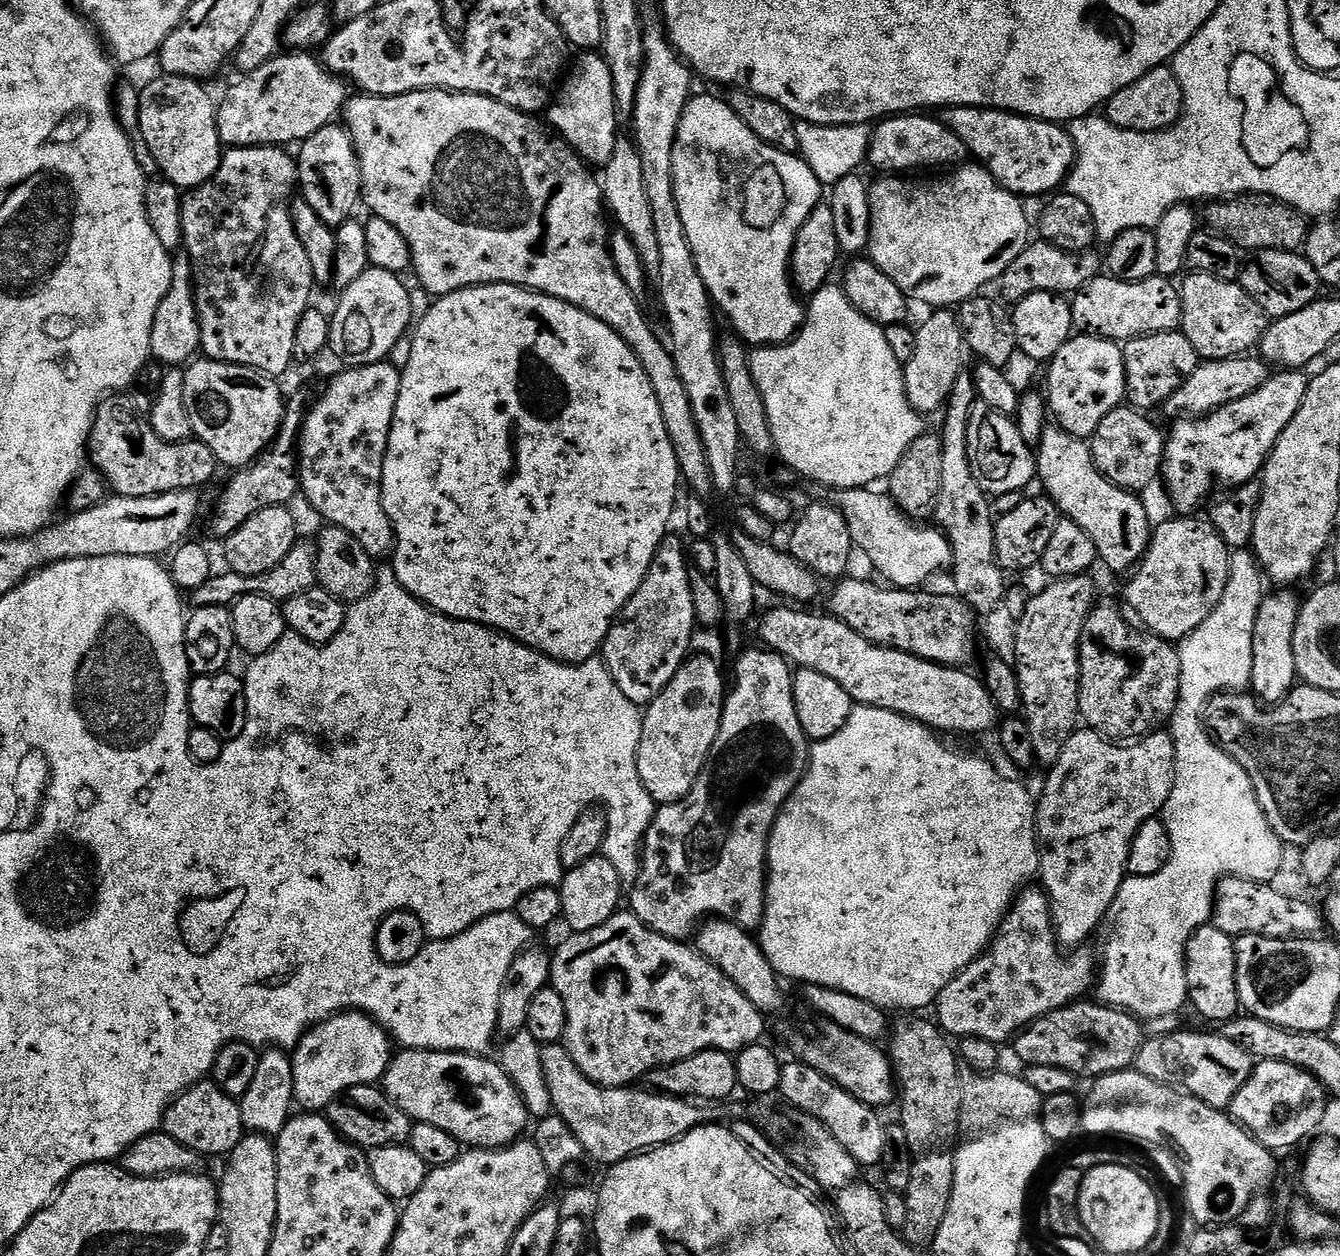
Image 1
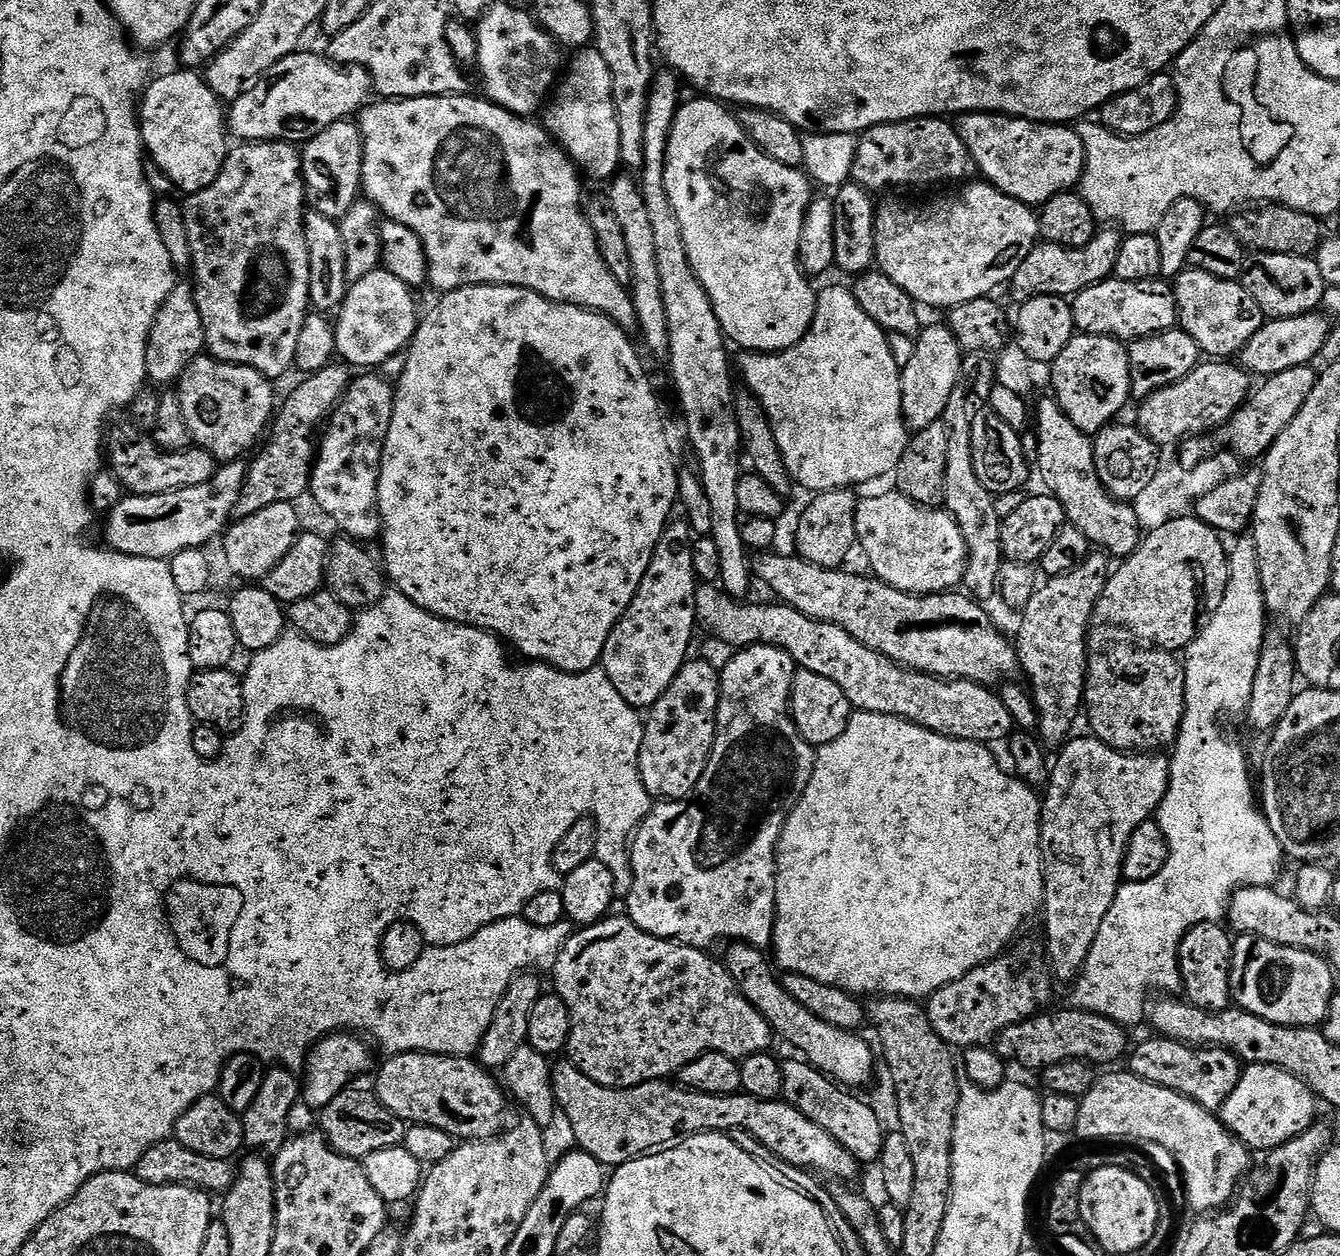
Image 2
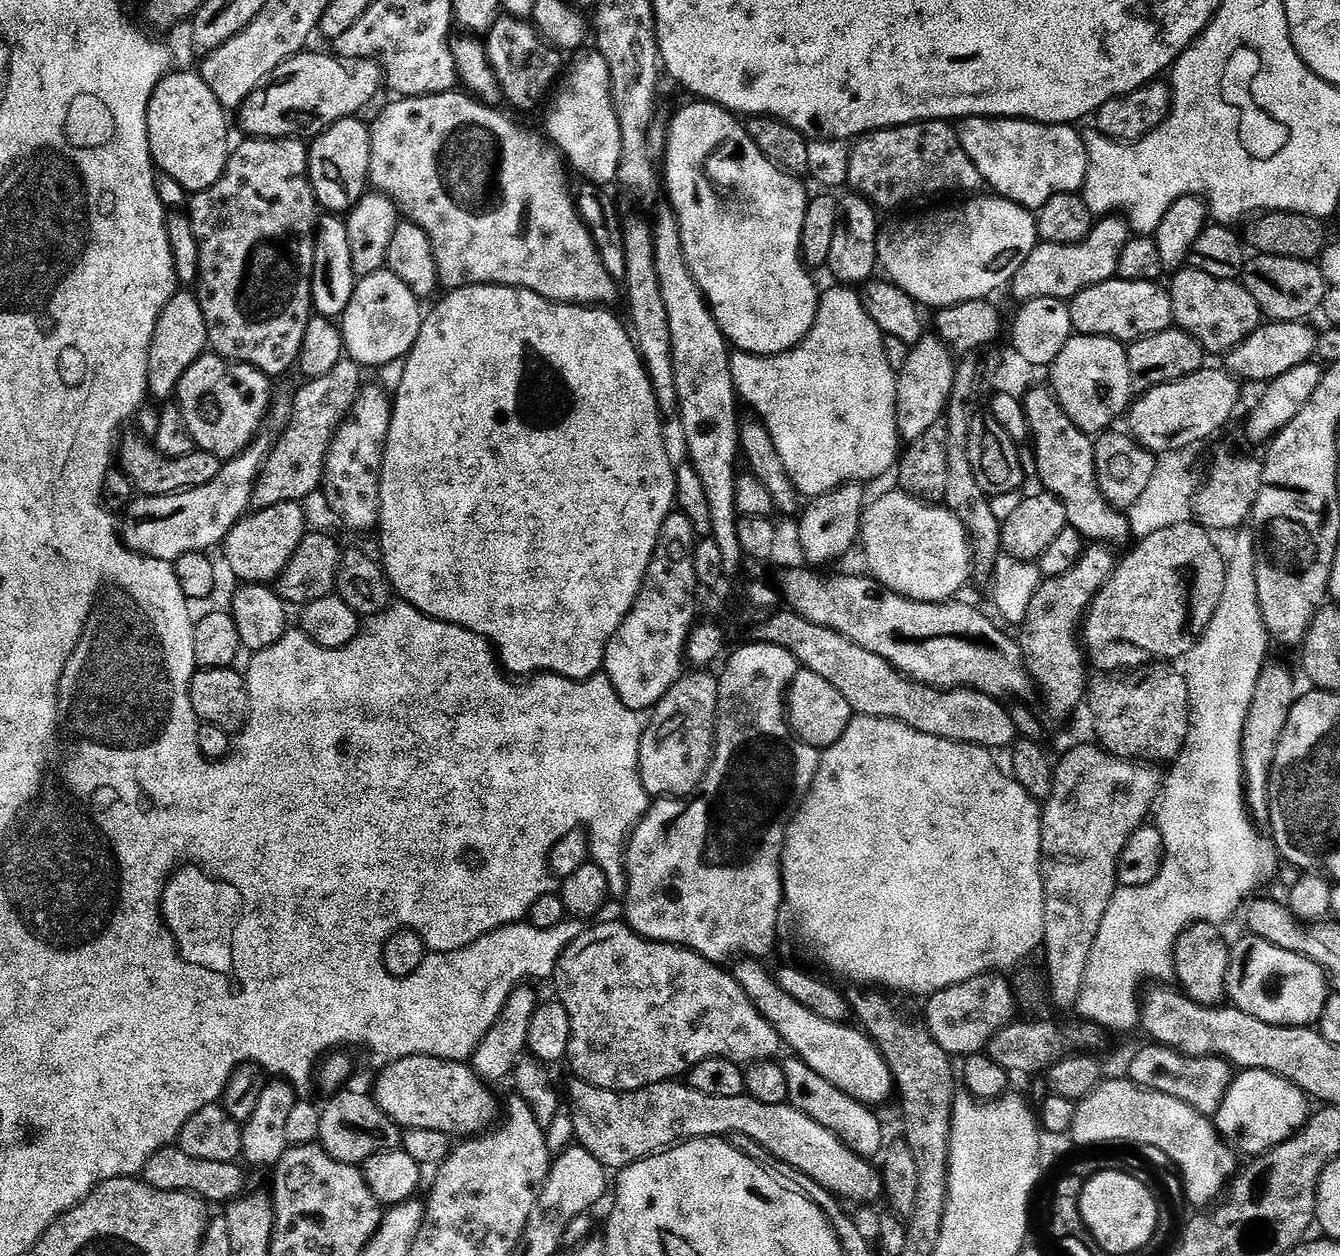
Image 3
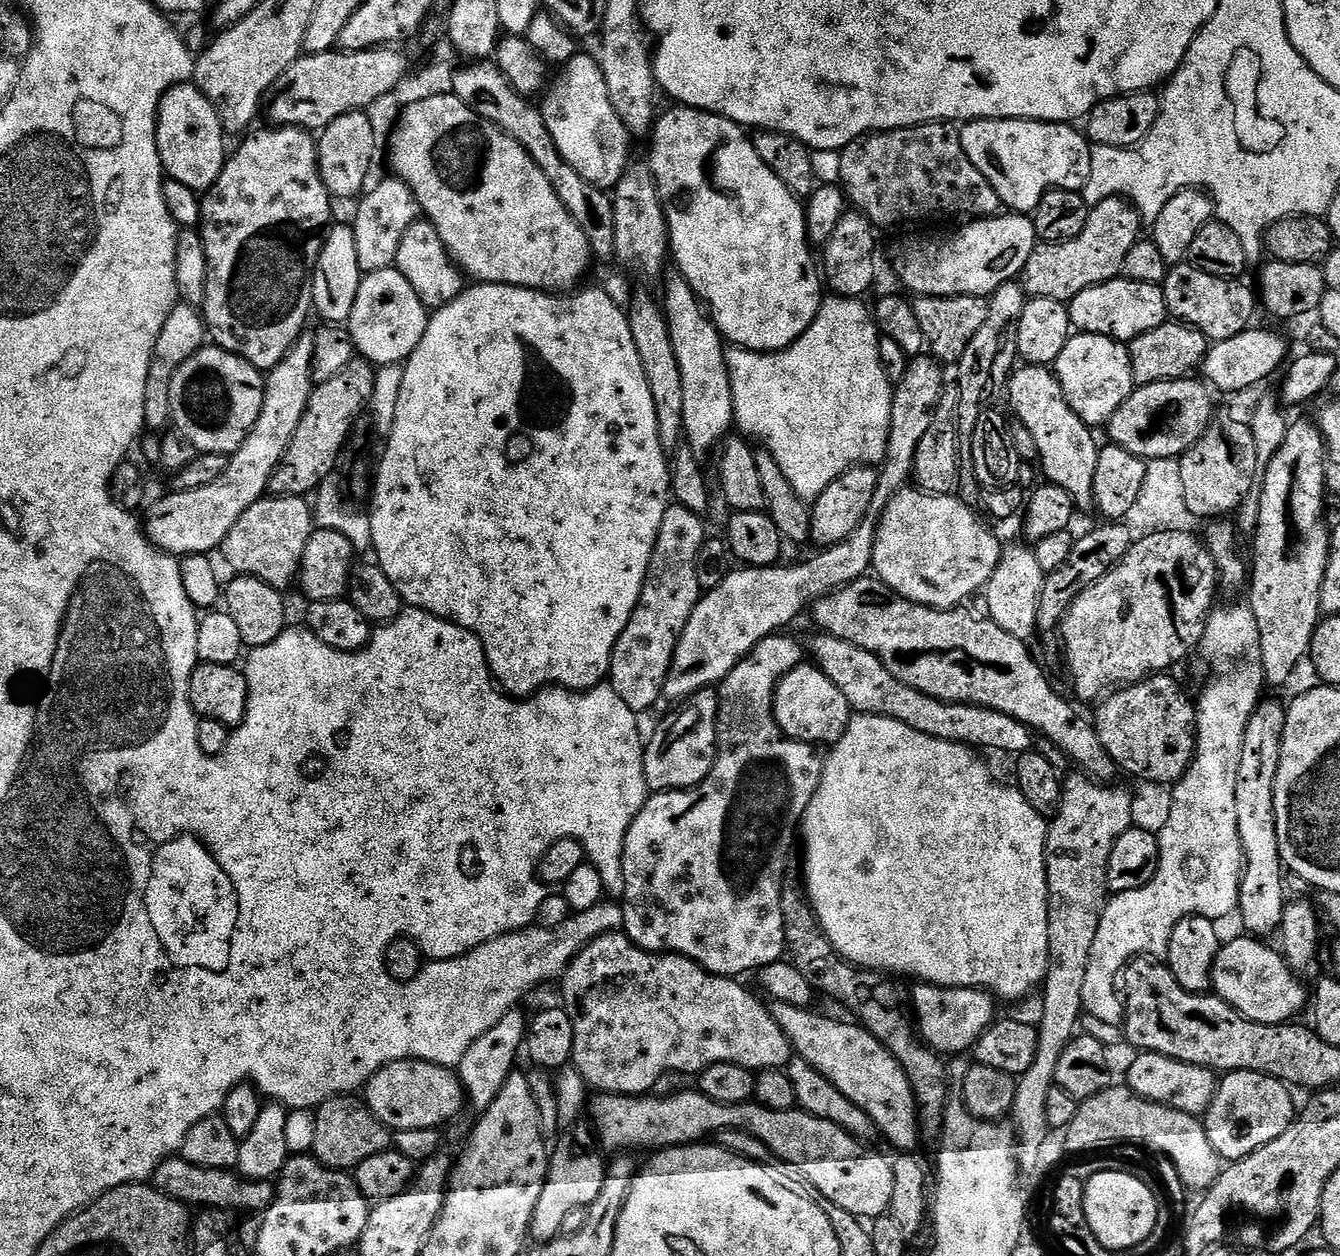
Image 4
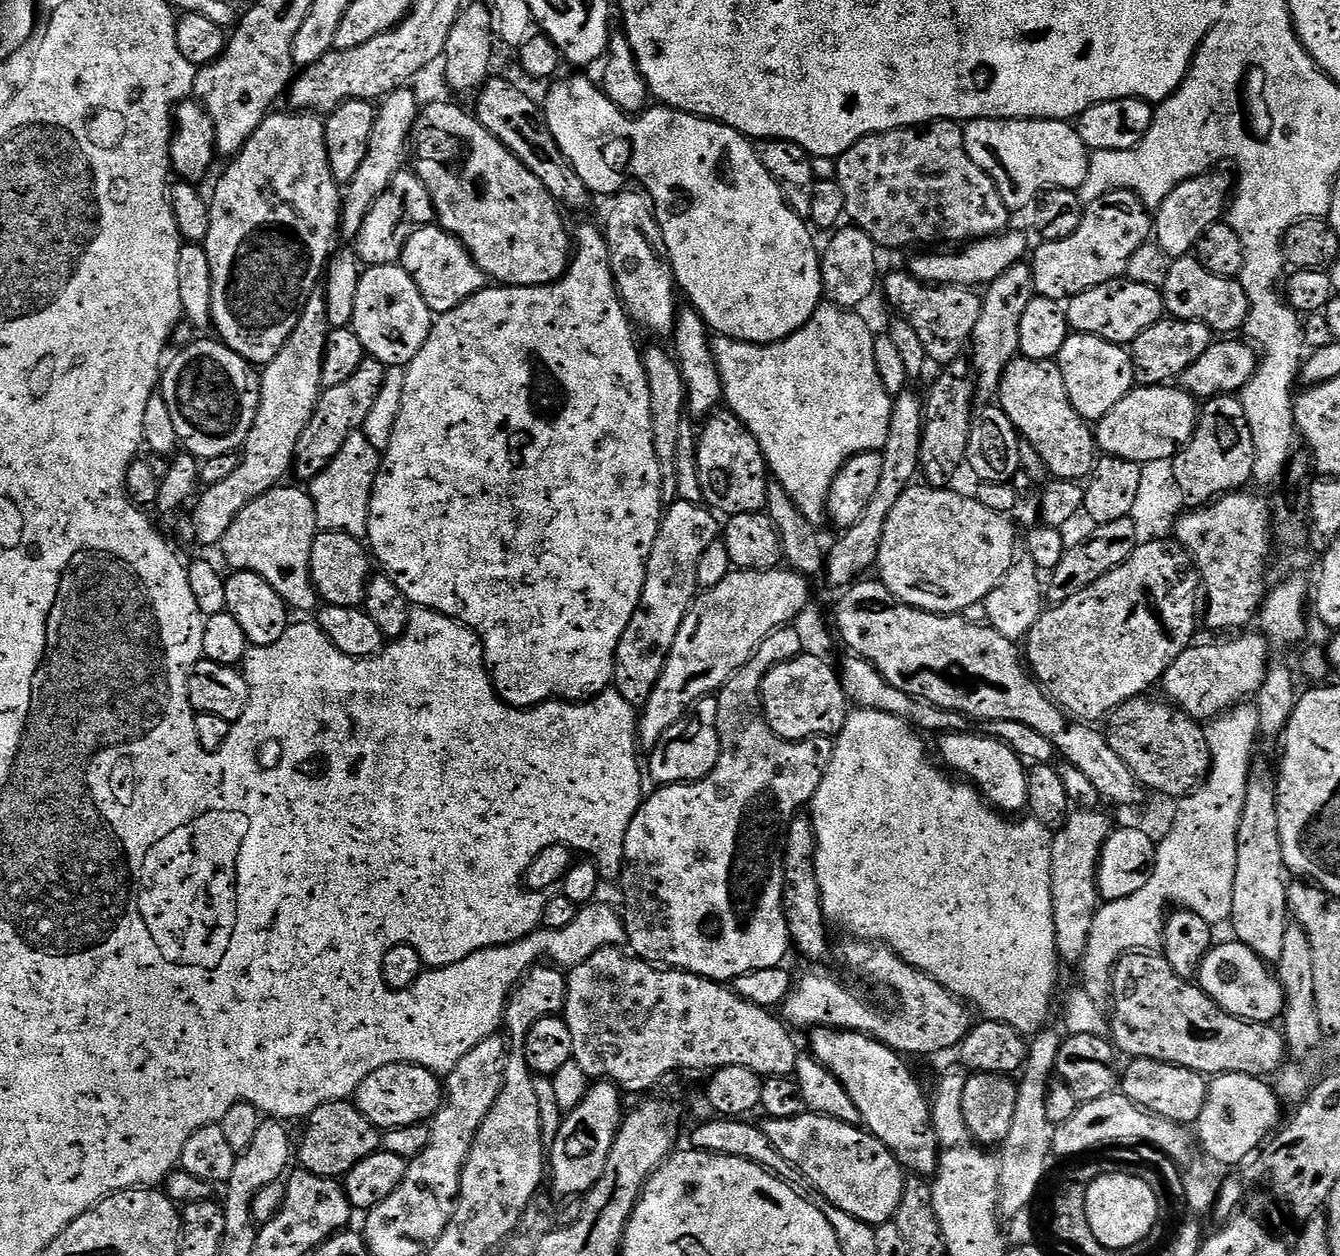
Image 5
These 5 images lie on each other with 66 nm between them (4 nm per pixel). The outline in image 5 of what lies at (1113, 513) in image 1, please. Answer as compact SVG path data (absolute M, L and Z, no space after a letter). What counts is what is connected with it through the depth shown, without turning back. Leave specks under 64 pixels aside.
M1017 358L1000 383L998 407L1010 418L1017 433L1042 454L1049 473L1057 480L1083 481L1091 476L1098 459L1093 429L1074 410L1062 382L1062 370L1056 360L1026 360Z

